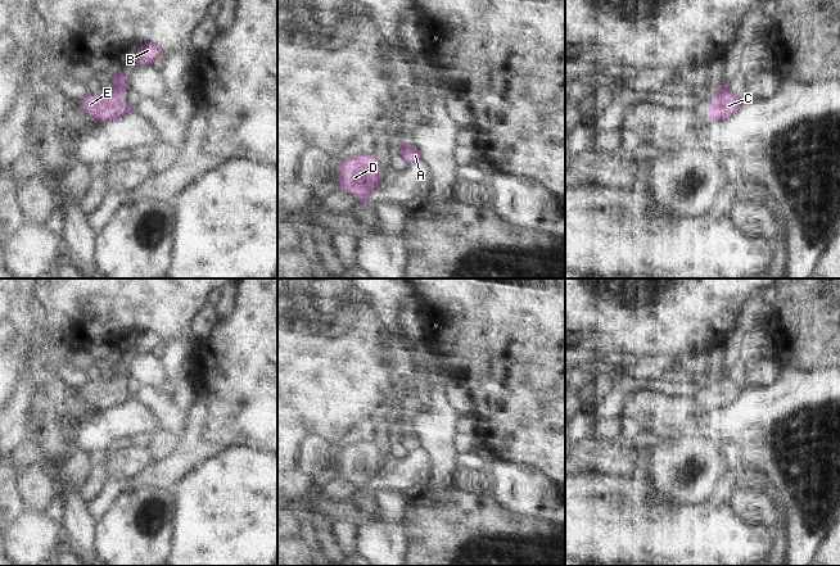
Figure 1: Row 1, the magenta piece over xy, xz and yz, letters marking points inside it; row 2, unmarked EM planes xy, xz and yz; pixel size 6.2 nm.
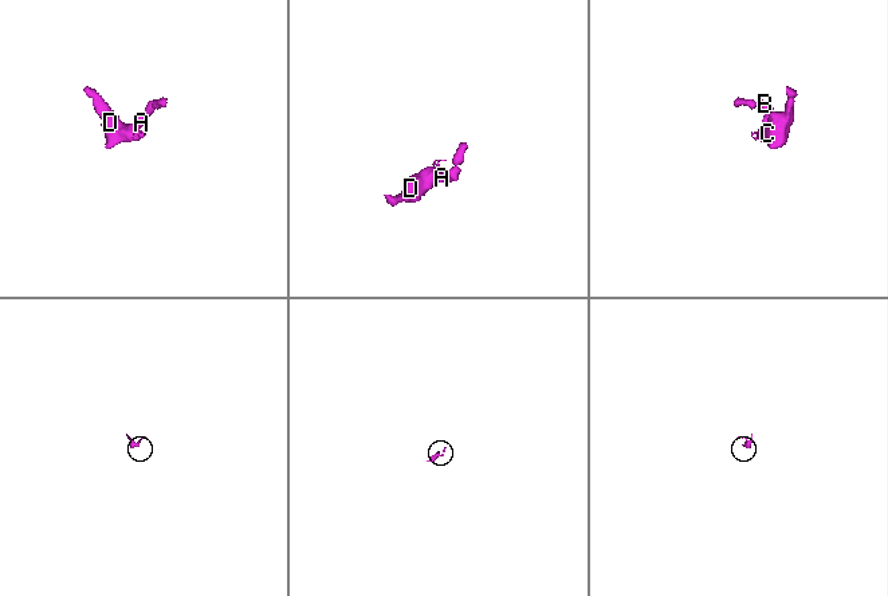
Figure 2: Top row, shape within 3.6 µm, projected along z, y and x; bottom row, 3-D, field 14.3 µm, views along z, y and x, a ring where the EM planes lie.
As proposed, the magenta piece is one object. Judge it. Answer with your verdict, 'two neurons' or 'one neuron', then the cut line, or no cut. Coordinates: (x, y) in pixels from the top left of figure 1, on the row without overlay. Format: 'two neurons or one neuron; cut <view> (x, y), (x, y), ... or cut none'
one neuron; cut none

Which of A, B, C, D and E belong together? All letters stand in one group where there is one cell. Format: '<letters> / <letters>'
A B C D E

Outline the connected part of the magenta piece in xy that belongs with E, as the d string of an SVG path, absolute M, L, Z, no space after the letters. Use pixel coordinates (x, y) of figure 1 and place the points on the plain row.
M119 357L110 375L105 375L99 382L87 381L83 388L76 389L98 411L116 408L134 398L128 389L122 390L122 384L127 377L127 363Z

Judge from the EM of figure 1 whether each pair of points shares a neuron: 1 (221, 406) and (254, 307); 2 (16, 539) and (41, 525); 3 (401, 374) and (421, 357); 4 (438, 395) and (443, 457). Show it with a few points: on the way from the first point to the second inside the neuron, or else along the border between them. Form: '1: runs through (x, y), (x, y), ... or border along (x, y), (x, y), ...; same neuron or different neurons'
1: runs through (245, 381), (254, 372), (254, 331); same neuron
2: runs through (22, 539), (27, 539), (35, 531); same neuron
3: border along (402, 342), (411, 353); different neurons
4: runs through (439, 411), (439, 442); same neuron

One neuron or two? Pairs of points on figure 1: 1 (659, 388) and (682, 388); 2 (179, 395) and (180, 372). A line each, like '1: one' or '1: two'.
1: one
2: two

